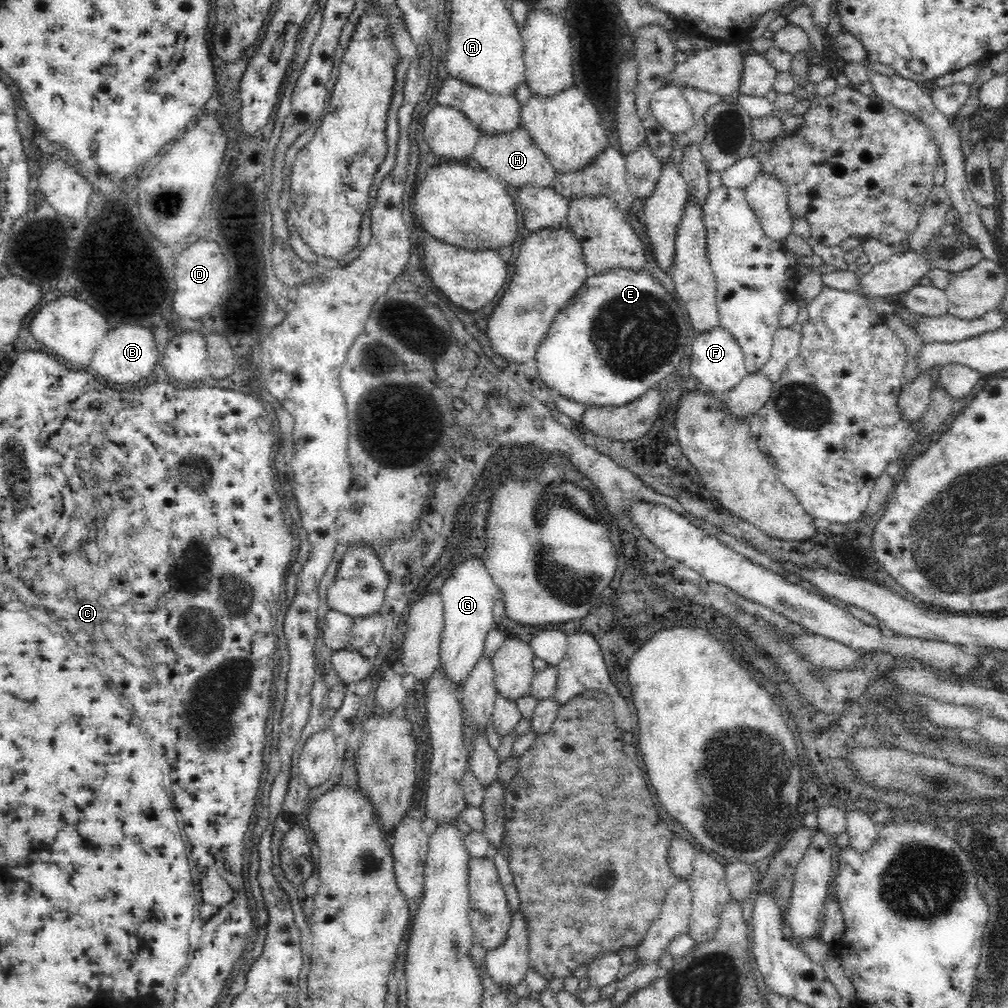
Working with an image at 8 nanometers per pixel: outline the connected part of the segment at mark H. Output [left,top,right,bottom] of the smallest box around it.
[471,125,556,192]

